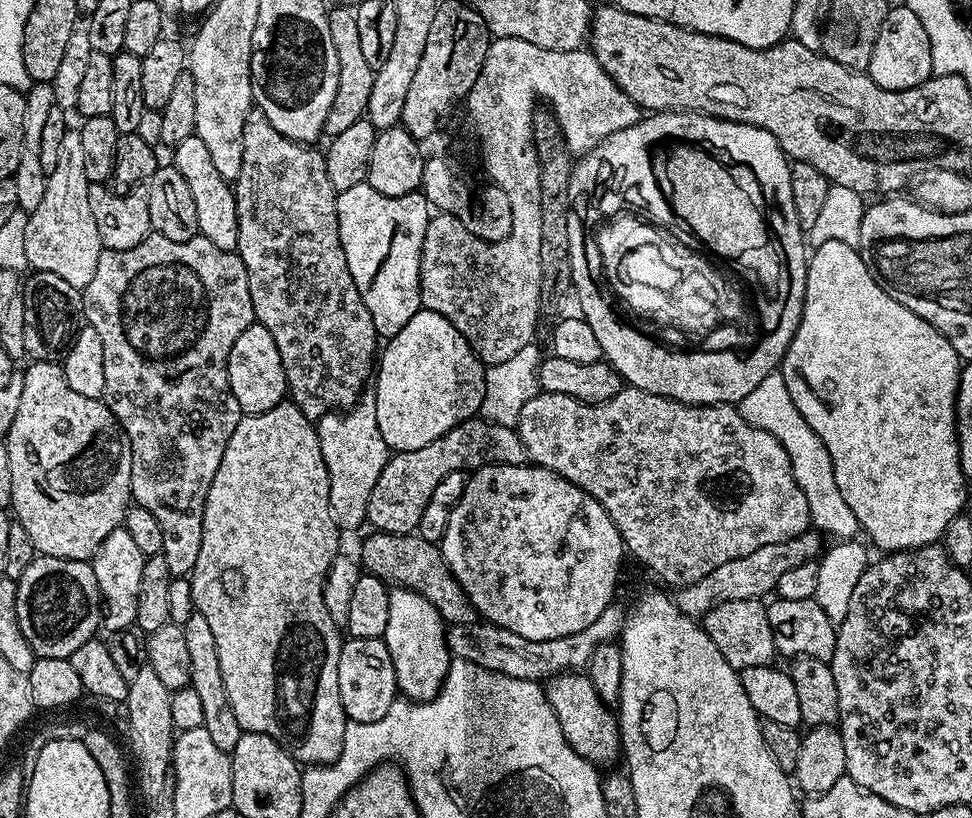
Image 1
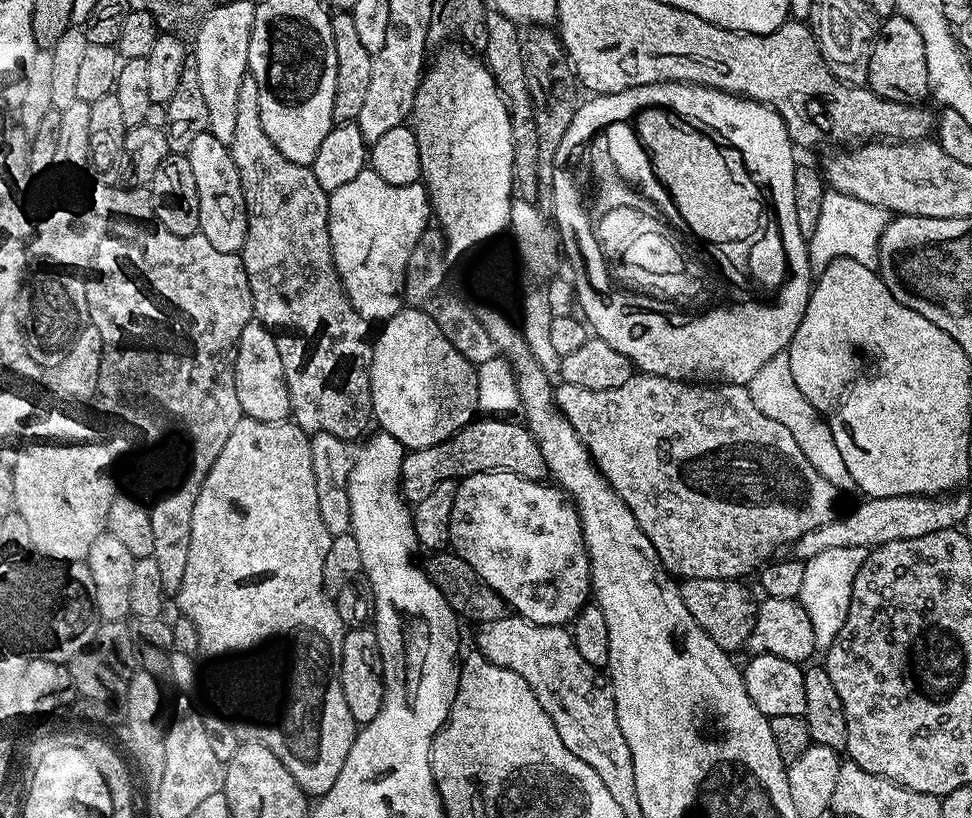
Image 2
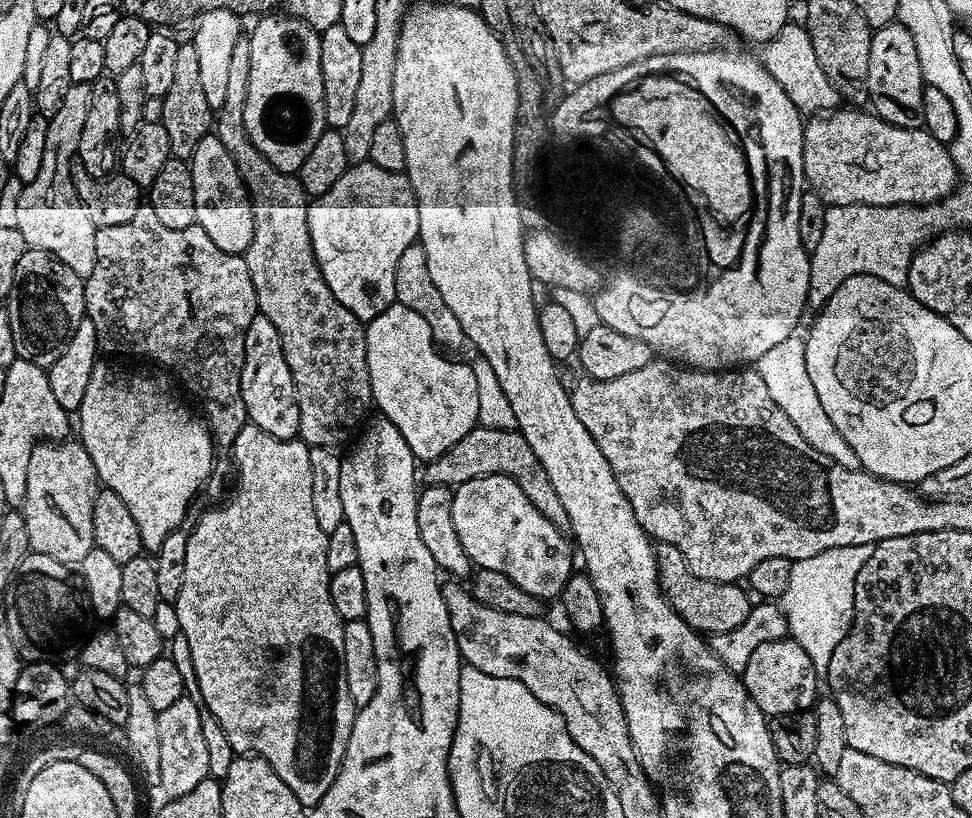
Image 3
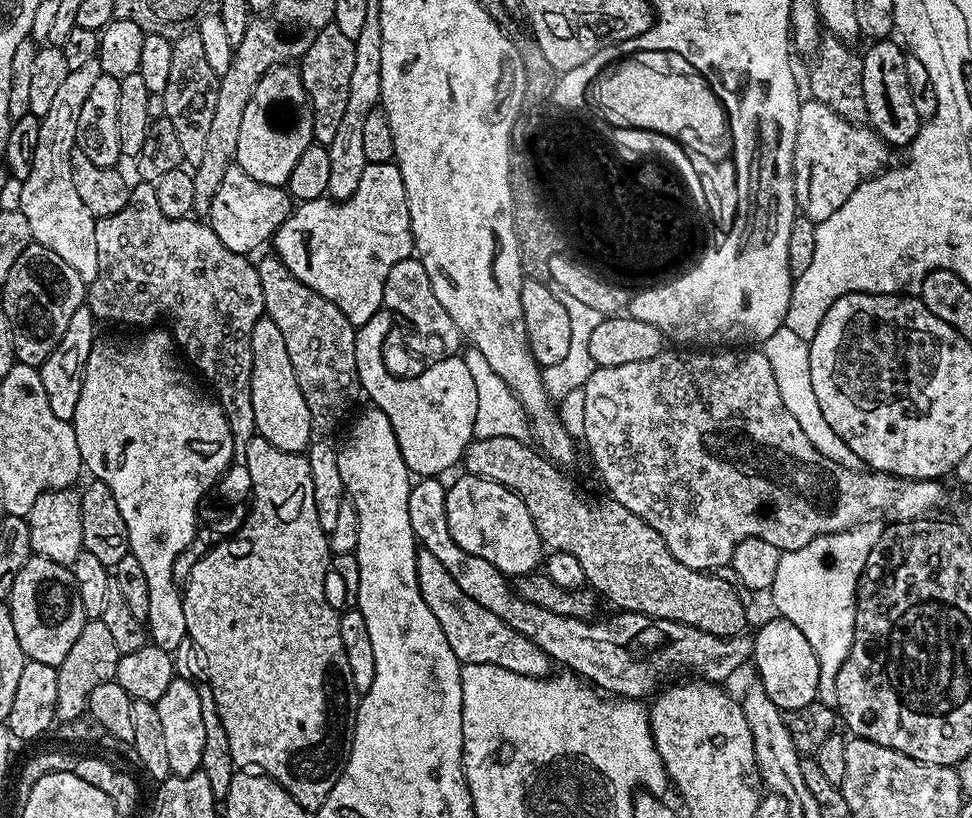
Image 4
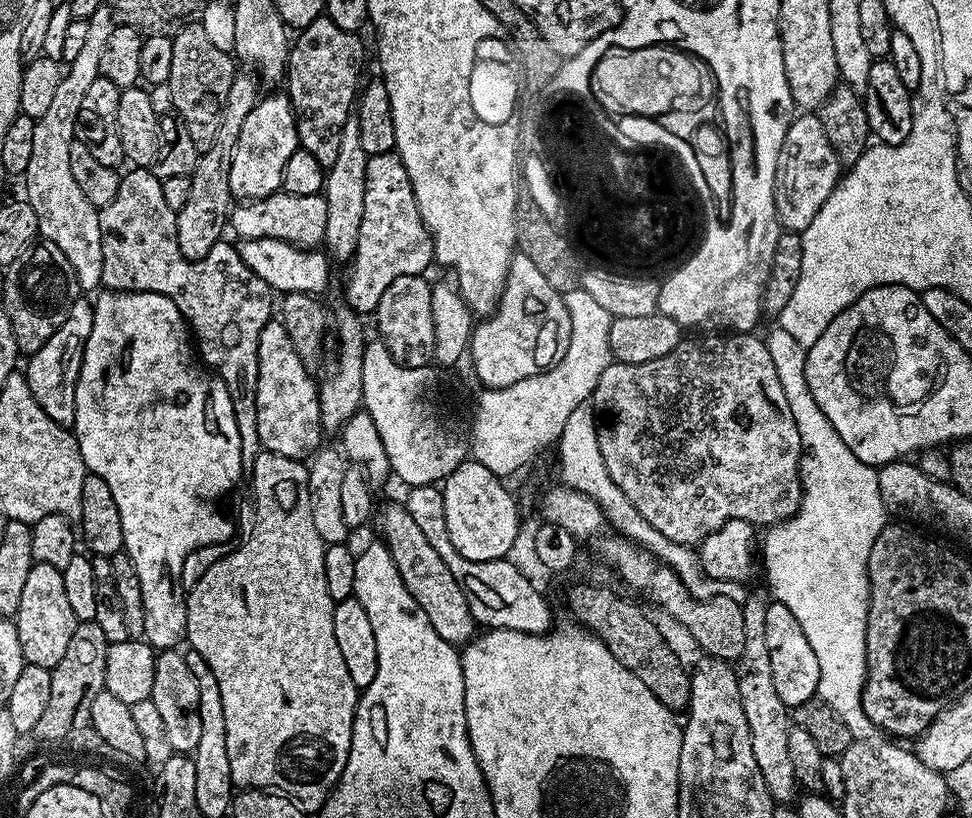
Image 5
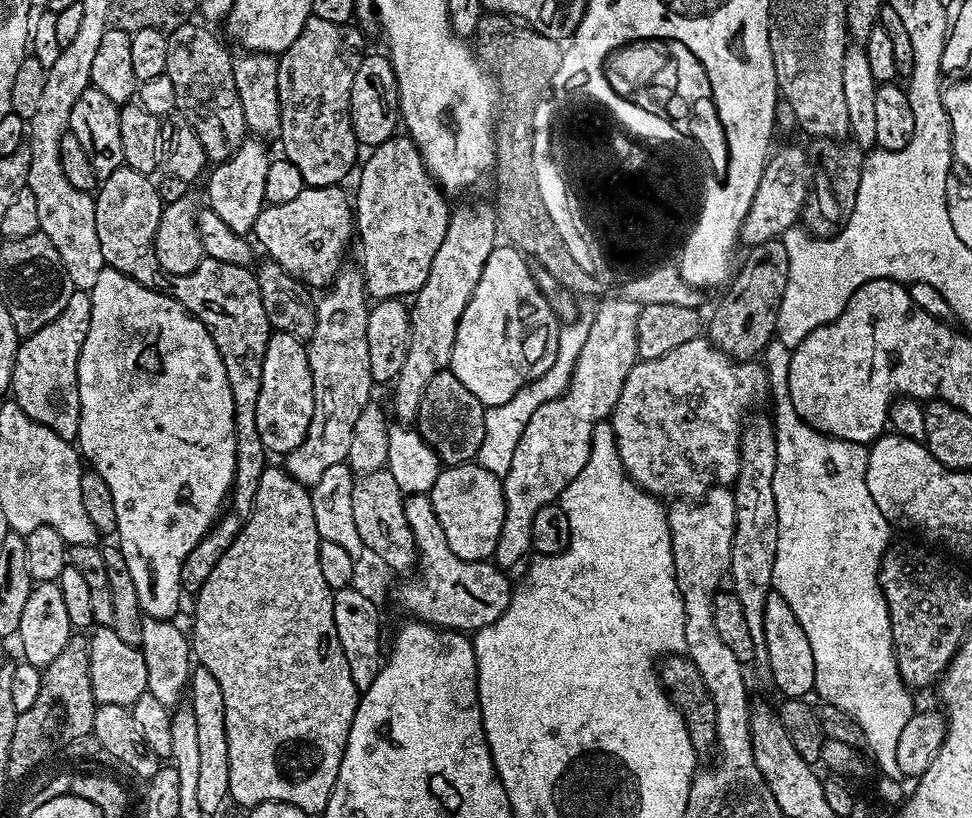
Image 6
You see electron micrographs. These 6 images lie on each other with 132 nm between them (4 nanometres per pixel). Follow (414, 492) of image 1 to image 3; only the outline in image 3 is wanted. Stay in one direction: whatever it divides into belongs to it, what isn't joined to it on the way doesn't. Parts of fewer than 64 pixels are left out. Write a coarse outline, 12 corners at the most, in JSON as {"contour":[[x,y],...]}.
{"contour":[[474,427],[427,461],[428,484],[453,490],[514,478],[561,530],[566,510],[518,430]]}

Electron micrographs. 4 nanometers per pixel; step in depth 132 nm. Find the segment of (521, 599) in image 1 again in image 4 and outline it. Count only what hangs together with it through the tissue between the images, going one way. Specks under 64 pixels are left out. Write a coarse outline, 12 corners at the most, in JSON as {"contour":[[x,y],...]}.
{"contour":[[460,474],[447,485],[454,542],[509,578],[546,556],[518,494]]}

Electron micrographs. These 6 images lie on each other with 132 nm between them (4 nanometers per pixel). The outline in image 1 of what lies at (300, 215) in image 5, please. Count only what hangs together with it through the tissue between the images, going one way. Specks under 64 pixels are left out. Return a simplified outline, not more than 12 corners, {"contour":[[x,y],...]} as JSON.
{"contour":[[202,138],[174,149],[198,210],[200,235],[227,252],[238,242],[233,185]]}

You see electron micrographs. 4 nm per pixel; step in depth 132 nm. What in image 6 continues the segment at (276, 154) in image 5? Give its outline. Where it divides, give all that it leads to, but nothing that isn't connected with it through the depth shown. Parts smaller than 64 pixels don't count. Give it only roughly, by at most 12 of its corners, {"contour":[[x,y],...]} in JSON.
{"contour":[[248,138],[207,173],[207,207],[248,234],[266,206],[270,153]]}

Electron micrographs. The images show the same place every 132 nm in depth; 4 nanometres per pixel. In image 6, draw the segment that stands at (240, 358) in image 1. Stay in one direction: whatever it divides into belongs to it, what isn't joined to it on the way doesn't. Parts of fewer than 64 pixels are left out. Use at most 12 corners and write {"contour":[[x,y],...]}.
{"contour":[[273,331],[262,362],[258,434],[293,452],[314,418],[305,341]]}

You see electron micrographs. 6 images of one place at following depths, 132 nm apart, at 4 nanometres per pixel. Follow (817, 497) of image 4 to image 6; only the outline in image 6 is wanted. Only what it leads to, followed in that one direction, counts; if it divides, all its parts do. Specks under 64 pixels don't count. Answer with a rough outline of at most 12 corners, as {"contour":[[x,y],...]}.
{"contour":[[703,335],[637,359],[610,417],[625,474],[703,498],[740,469],[767,371]]}

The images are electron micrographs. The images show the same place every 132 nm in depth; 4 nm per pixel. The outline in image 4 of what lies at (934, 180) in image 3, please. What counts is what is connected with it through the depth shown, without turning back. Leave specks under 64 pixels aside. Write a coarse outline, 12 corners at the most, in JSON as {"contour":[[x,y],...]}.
{"contour":[[808,98],[794,142],[797,209],[830,218],[889,167],[889,145]]}

